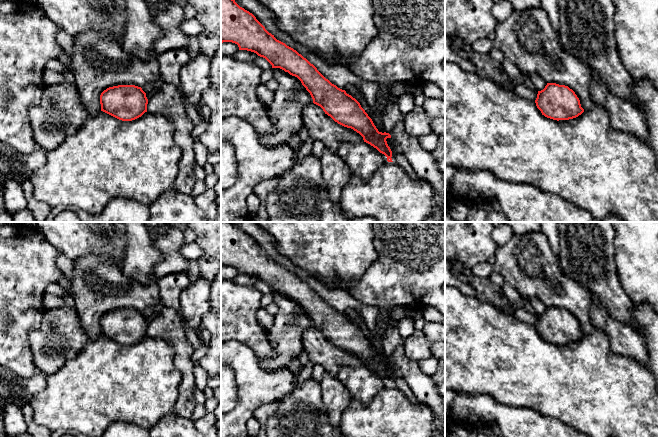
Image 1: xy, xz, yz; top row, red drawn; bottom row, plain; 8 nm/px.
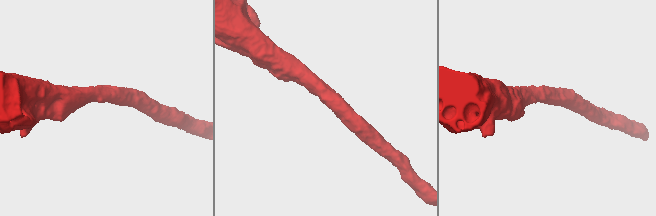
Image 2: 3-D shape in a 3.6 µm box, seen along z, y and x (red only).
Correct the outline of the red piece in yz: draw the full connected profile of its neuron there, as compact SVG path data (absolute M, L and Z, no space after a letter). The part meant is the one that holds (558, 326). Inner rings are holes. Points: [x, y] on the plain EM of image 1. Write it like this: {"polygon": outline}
{"polygon": "M547 307L535 324L542 339L553 344L569 344L584 336L580 324L568 310Z"}

